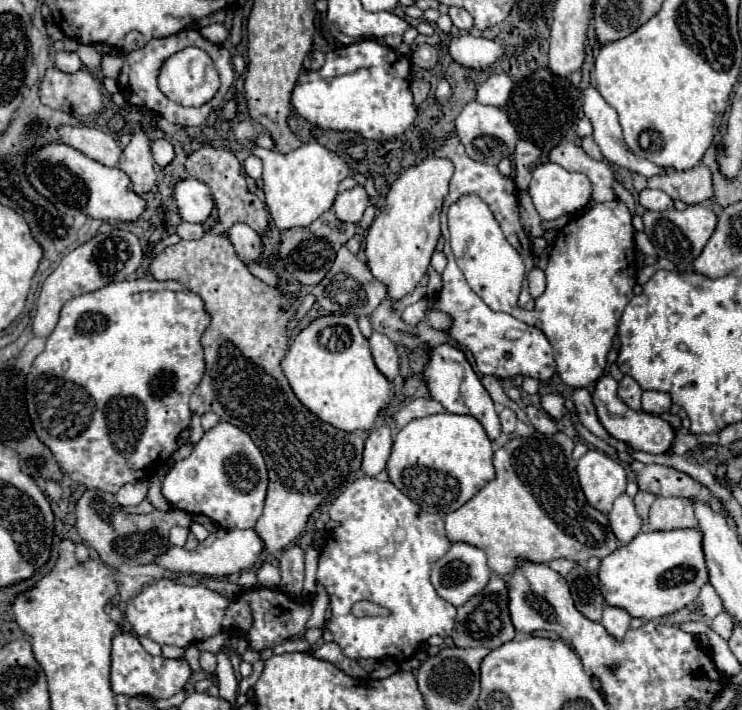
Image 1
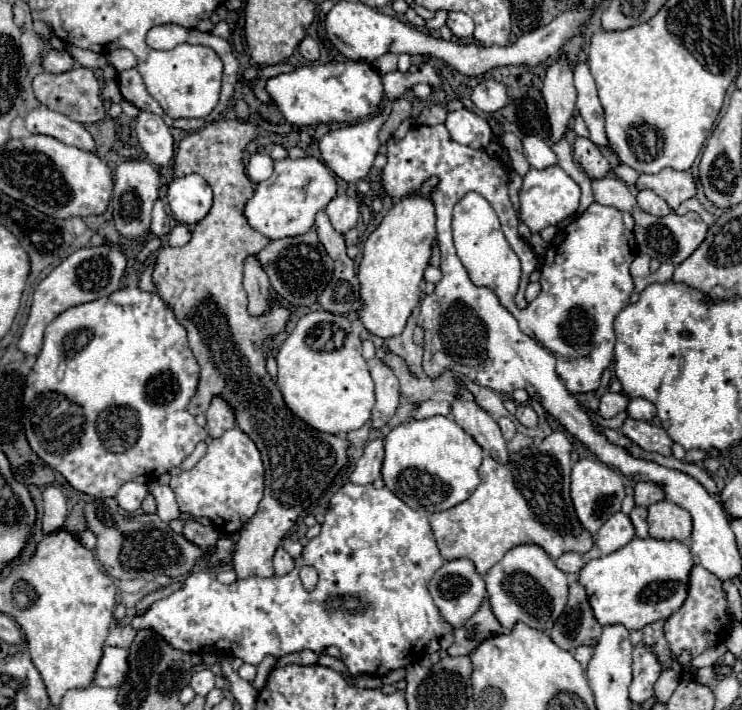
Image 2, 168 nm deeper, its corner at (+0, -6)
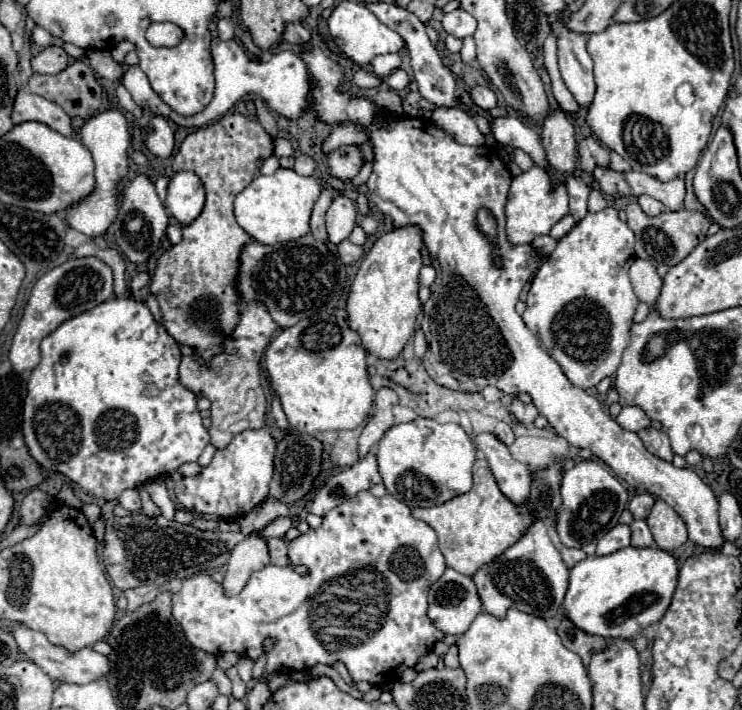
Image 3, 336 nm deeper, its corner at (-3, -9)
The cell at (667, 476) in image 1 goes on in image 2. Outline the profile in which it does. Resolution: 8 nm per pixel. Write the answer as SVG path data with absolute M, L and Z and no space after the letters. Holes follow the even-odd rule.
M636 482L634 486L634 500L640 506L650 506L664 500L664 488L654 482Z

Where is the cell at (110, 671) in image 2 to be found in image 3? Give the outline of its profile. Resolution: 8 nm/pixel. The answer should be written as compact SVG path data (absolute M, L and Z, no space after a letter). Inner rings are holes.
M19 625L19 627L13 629L11 633L13 633L13 637L15 637L15 641L17 641L19 649L21 649L21 653L25 653L27 659L31 659L33 663L37 663L37 665L39 665L51 679L55 679L55 681L65 681L65 683L83 685L83 683L95 681L95 679L99 679L99 677L103 677L103 675L109 673L109 661L107 661L107 657L101 655L101 653L95 653L95 651L89 649L89 647L71 653L71 651L67 651L67 649L61 647L61 645L49 643L49 639L47 639L41 631L33 631L33 629L25 627L25 625Z

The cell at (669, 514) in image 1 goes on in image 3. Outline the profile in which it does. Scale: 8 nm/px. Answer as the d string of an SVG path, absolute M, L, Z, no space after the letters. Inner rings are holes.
M661 499L655 501L655 505L647 517L647 525L653 533L657 547L663 551L673 551L687 541L685 521L675 513L673 507L669 507Z

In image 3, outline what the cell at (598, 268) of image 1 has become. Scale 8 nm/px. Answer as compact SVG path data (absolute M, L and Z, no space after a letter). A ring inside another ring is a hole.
M607 207L599 213L587 213L559 243L549 259L539 267L533 277L533 287L527 295L527 309L523 313L525 325L539 335L541 343L549 355L561 365L567 379L581 387L591 389L603 377L613 377L621 363L621 355L629 345L629 329L633 325L633 315L639 305L637 295L633 293L627 269L629 259L633 257L635 235L623 223L613 207Z

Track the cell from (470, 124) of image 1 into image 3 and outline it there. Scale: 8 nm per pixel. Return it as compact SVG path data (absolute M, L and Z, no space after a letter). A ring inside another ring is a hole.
M435 107L431 121L443 131L447 131L457 143L475 147L483 145L483 133L479 131L477 123L459 107Z

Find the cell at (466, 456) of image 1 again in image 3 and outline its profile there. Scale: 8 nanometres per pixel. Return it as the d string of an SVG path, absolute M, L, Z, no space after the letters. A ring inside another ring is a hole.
M415 419L411 423L393 425L377 445L377 465L387 491L409 507L431 507L467 493L473 485L471 469L475 463L475 445L457 423L437 423L435 419Z

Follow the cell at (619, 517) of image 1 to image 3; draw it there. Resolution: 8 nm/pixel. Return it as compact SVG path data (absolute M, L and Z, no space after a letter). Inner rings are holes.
M617 525L597 543L595 555L615 553L615 551L619 551L623 547L629 547L629 541L631 541L631 529L627 525Z

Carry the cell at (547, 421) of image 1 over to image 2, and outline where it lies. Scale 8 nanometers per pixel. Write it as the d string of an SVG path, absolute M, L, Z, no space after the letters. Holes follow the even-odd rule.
M518 406L516 418L526 426L526 428L536 428L538 426L538 416L530 406Z

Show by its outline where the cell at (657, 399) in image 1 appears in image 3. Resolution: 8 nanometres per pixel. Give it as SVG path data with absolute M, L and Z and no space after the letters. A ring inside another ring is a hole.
M623 407L623 411L617 415L617 419L615 419L623 429L627 429L627 431L641 431L641 429L645 429L645 427L649 427L649 423L651 423L651 419L639 409L639 407Z

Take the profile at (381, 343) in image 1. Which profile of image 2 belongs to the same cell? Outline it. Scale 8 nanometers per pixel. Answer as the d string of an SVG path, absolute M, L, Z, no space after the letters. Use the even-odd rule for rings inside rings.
M374 360L370 374L376 384L376 404L372 410L372 428L378 430L396 412L398 400L400 400L400 390L398 390L398 378L394 376L392 368L386 362Z

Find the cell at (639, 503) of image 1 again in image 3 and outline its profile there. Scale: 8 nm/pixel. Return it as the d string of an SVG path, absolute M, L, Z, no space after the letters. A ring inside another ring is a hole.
M633 521L631 525L631 545L633 547L653 547L653 535L645 521Z

